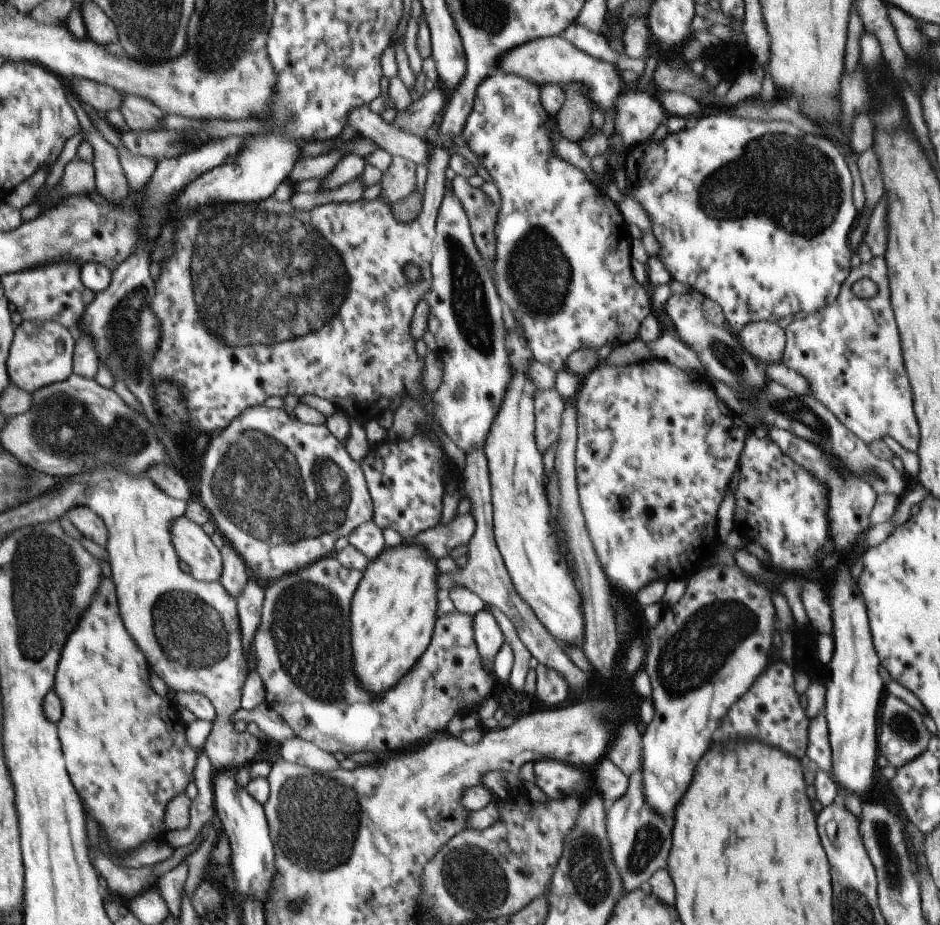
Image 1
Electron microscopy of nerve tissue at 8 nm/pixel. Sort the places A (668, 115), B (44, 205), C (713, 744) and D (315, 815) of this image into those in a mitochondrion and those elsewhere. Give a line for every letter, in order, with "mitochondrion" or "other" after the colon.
A: other
B: other
C: other
D: mitochondrion

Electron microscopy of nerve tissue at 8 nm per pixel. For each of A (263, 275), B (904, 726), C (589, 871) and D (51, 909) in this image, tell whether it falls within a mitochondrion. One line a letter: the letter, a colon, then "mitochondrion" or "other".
A: mitochondrion
B: mitochondrion
C: mitochondrion
D: other

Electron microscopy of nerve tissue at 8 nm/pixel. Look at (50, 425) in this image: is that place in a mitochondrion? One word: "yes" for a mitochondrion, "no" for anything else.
yes

